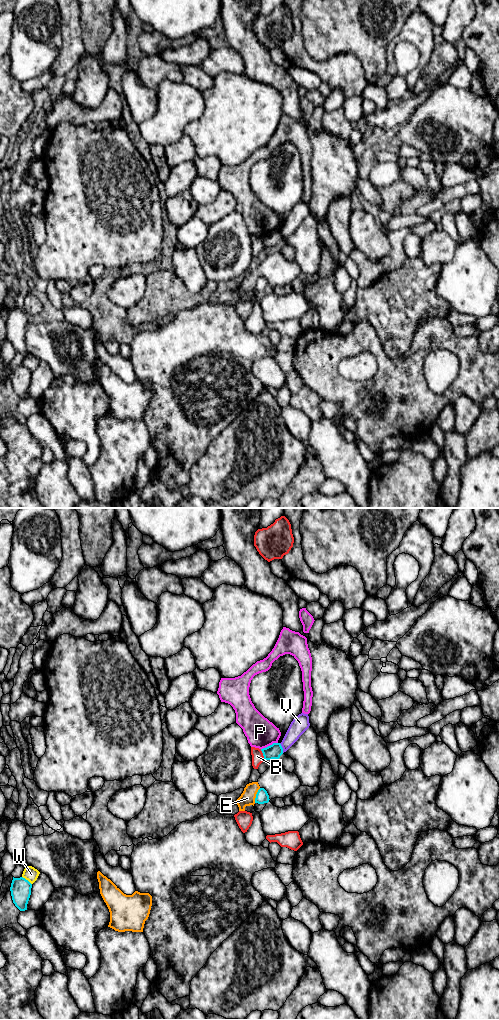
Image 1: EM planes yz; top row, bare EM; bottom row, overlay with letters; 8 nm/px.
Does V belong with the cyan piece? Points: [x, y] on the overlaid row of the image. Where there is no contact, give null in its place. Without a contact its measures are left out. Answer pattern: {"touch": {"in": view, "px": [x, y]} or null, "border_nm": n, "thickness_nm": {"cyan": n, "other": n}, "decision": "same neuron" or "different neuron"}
{"touch": {"in": "yz", "px": [282, 748]}, "border_nm": 90, "thickness_nm": {"cyan": 120, "other": 140}, "decision": "different neuron"}

